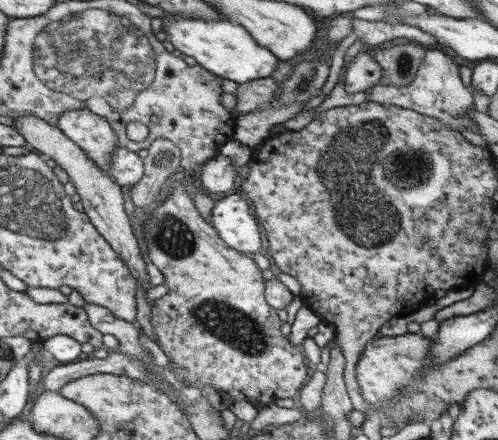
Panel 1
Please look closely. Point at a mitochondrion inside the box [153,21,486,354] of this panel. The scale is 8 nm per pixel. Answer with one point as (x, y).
(369, 222)

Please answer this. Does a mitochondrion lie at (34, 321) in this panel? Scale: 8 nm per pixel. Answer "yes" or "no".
no

